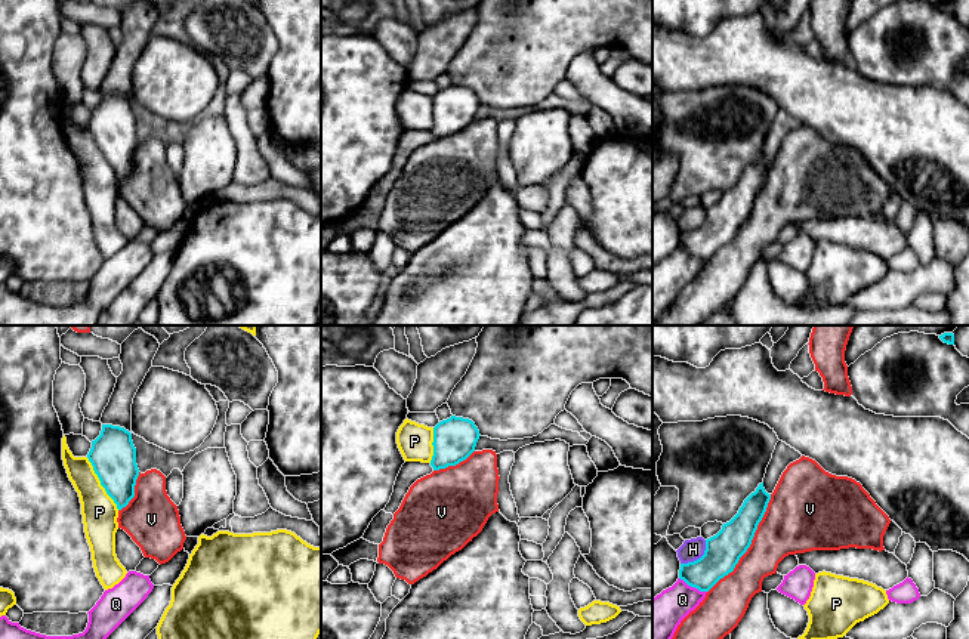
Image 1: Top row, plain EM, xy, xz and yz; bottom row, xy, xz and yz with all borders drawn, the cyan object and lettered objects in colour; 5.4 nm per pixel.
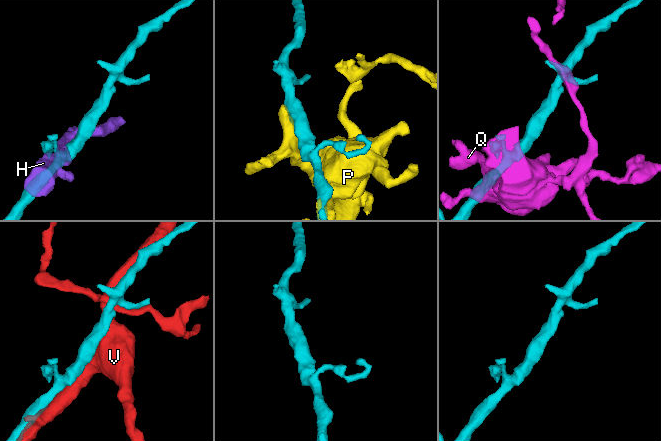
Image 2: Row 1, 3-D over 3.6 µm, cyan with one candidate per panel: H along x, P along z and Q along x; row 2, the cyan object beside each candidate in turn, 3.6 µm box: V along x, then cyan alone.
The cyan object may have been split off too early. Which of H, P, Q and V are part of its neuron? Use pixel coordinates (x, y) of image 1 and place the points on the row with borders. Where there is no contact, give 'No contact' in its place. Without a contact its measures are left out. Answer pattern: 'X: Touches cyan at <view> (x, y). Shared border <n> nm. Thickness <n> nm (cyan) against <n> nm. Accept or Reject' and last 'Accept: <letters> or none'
H: Touches cyan at yz (700, 558). Shared border 190 nm. Thickness 190 nm (cyan) against 120 nm. Reject
P: Touches cyan at xy (101, 484). Shared border 340 nm. Thickness 260 nm (cyan) against 190 nm. Reject
Q: Touches cyan at yz (693, 586). Shared border 170 nm. Thickness 190 nm (cyan) against 220 nm. Reject
V: Touches cyan at yz (750, 543). Shared border 650 nm. Thickness 190 nm (cyan) against 320 nm. Reject
Accept: none

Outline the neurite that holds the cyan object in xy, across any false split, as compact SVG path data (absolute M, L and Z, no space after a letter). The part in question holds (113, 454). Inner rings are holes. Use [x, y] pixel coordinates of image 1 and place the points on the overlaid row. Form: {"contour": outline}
{"contour": "M102 425L87 454L101 485L121 510L135 497L139 476L132 433L120 426Z"}

